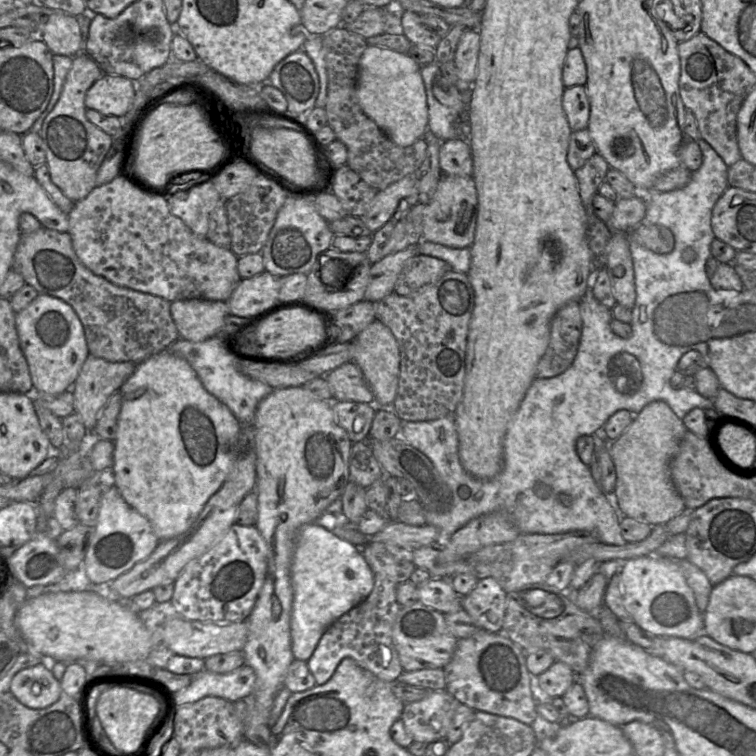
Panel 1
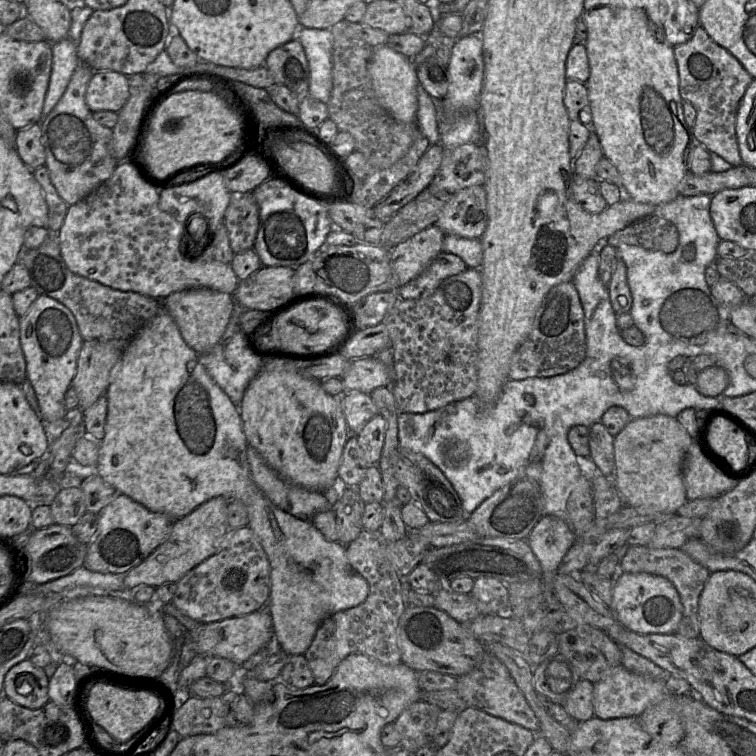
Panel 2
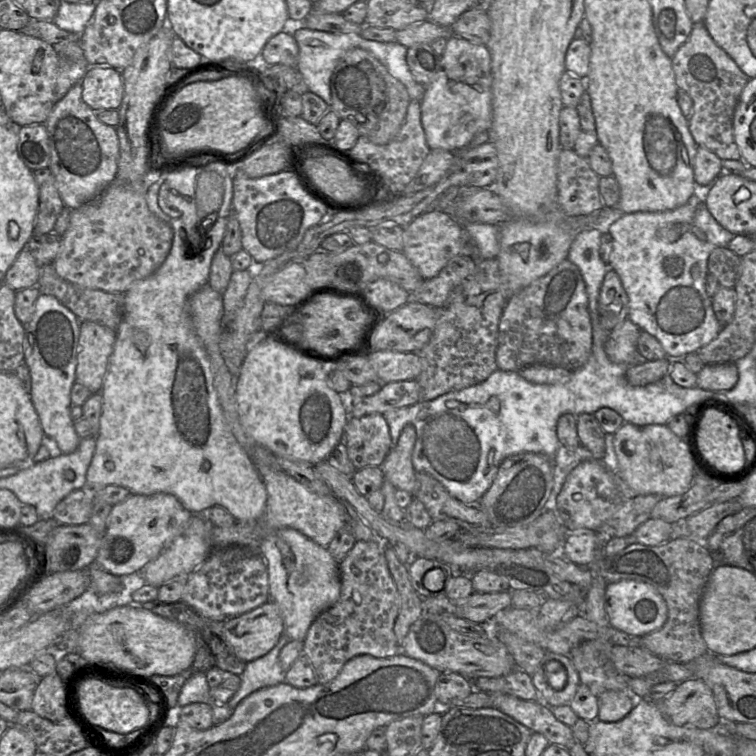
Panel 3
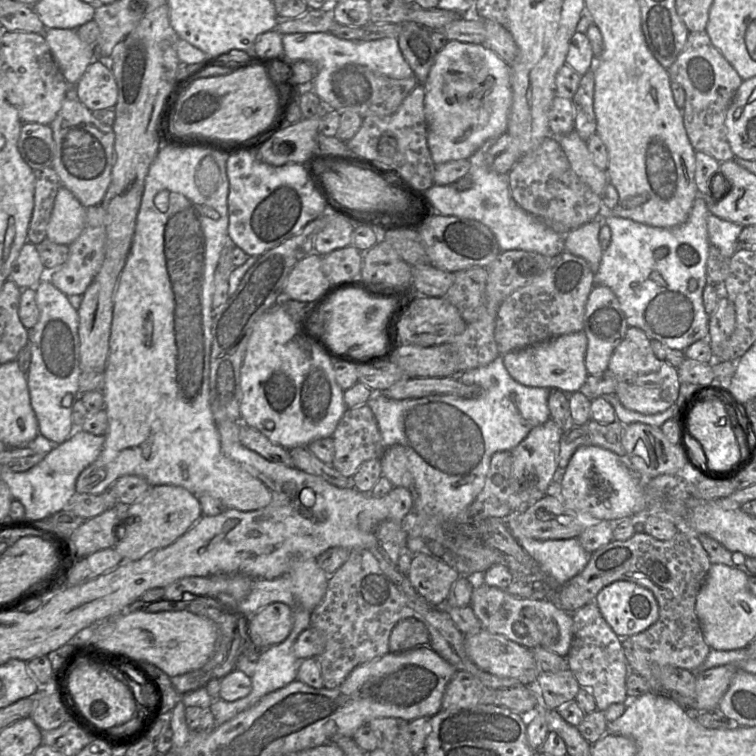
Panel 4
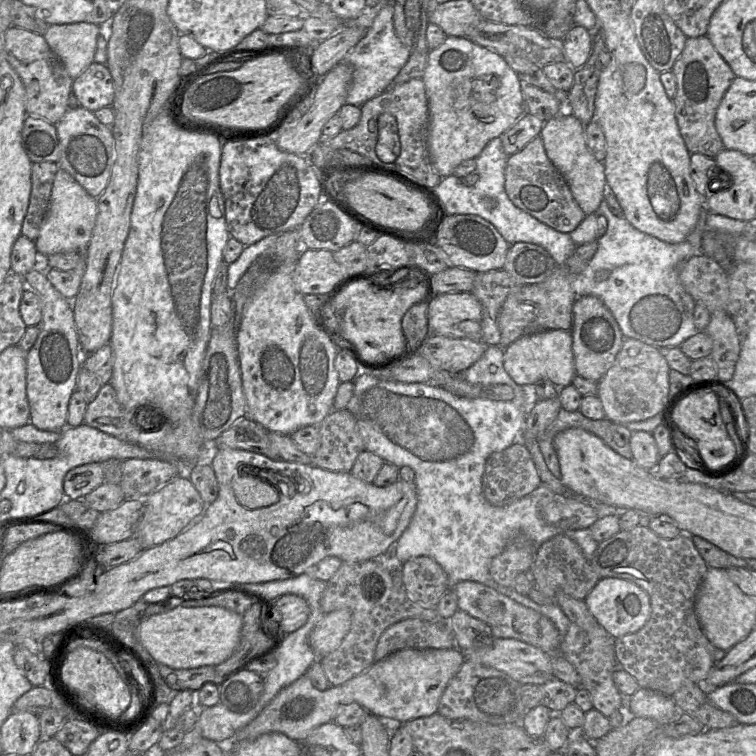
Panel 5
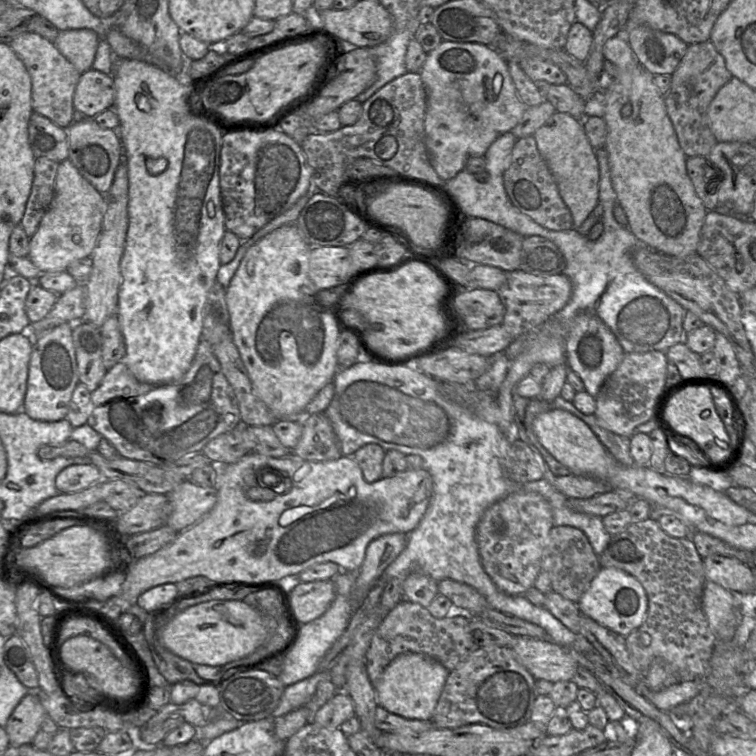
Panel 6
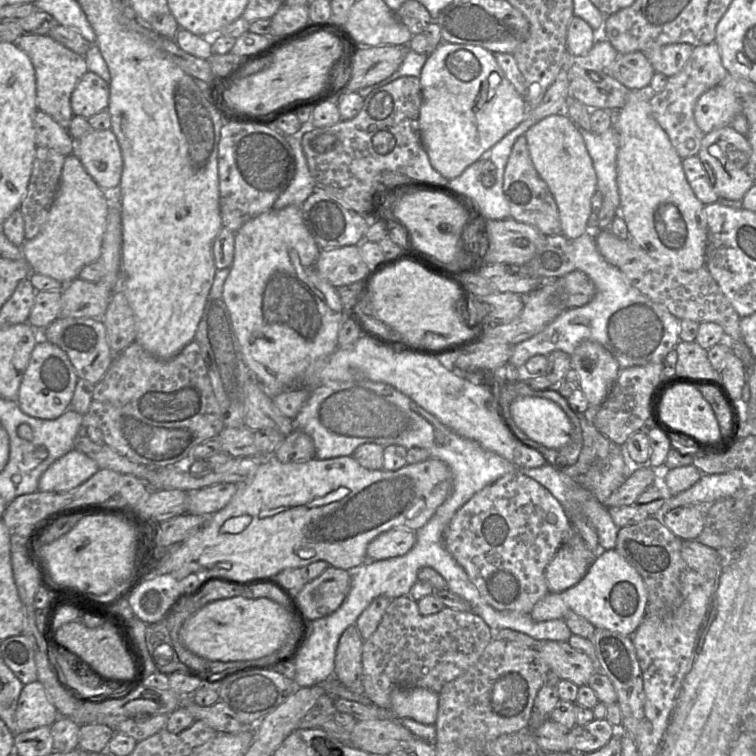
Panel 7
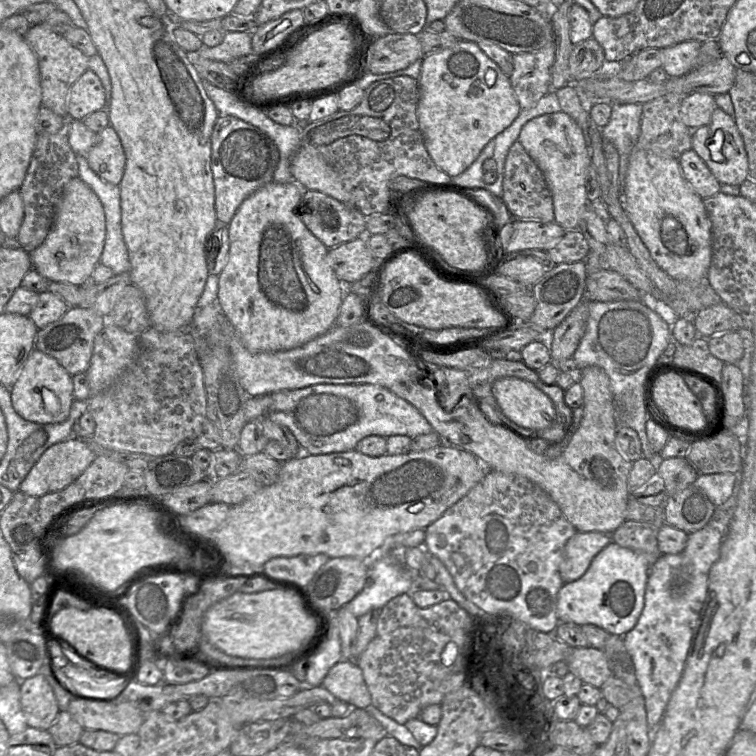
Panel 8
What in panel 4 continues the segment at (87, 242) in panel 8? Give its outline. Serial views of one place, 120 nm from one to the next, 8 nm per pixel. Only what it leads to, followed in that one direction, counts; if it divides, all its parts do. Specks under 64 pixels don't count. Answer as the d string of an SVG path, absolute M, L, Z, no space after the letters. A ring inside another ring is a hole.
M64 186L58 189L47 239L56 244L69 246L82 233L86 225L86 208Z

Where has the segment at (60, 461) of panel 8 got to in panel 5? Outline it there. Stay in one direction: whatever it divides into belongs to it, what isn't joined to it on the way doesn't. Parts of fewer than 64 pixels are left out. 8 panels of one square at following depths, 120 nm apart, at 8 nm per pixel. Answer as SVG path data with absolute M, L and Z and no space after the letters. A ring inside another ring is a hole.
M88 463L67 472L63 481L65 499L83 499L105 482L101 463Z

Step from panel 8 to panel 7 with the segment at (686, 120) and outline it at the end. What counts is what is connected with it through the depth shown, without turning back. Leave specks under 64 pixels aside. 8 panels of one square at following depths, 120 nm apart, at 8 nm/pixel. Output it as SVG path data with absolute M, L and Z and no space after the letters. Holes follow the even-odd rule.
M721 84L704 92L694 110L696 123L704 133L731 125L740 113L741 98Z

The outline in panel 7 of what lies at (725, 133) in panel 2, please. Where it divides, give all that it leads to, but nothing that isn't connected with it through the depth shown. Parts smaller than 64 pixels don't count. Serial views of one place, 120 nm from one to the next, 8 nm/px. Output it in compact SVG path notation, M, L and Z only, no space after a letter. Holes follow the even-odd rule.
M716 42L699 45L693 48L683 68L668 78L667 84L661 92L650 93L649 103L652 114L665 130L682 159L698 155L702 139L706 134L700 129L694 116L699 97L707 90L721 84L727 74L728 71L723 66Z

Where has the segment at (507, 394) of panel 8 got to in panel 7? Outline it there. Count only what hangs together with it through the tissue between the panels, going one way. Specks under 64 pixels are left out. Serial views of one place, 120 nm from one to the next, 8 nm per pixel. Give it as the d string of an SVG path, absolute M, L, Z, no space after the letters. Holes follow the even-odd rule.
M516 397L510 404L510 415L530 440L547 448L561 448L572 441L570 419L558 404L549 399Z

